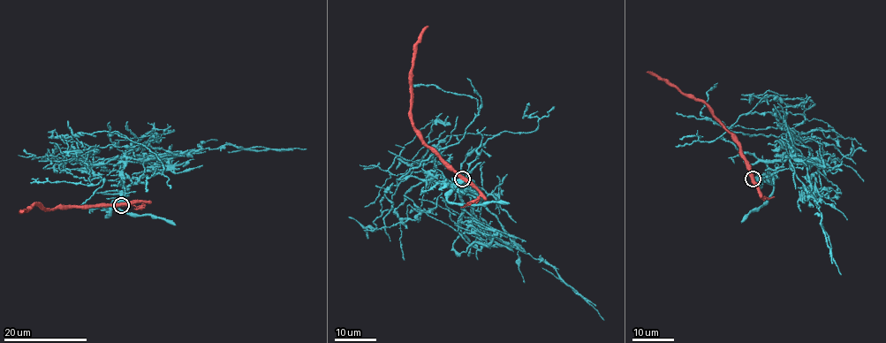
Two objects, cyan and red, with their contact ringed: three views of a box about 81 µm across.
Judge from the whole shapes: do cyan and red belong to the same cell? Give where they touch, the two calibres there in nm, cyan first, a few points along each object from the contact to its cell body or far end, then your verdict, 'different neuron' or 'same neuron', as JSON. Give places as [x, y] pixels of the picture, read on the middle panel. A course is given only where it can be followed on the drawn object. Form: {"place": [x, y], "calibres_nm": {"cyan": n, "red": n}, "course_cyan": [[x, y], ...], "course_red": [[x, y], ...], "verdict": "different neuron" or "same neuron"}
{"place": [462, 179], "calibres_nm": {"cyan": 550, "red": 550}, "course_cyan": [[463, 179], [457, 186], [480, 201], [430, 159], [440, 148], [420, 161], [449, 135], [534, 131], [528, 102]], "course_red": [[463, 179], [448, 170], [427, 146], [414, 128], [411, 112], [410, 94], [415, 49], [418, 37], [427, 25]], "verdict": "different neuron"}

